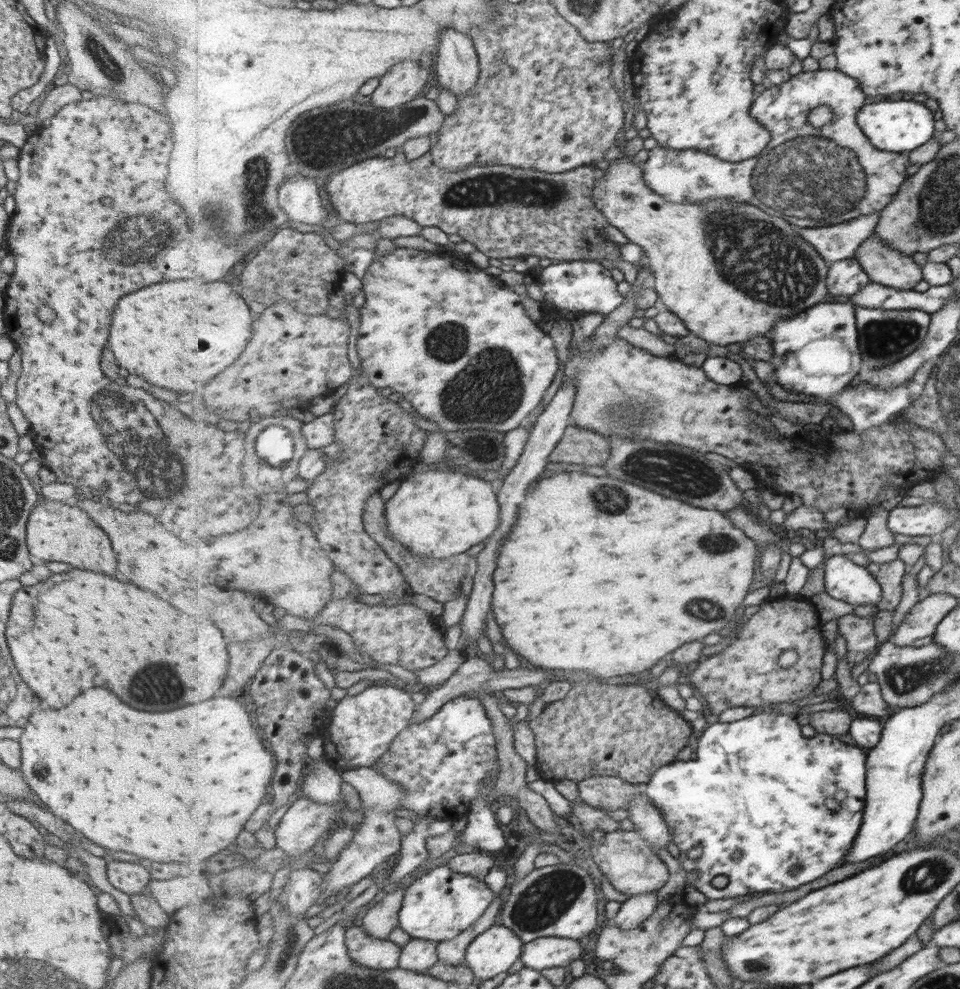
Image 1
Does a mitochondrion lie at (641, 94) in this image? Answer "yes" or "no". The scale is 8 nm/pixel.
no

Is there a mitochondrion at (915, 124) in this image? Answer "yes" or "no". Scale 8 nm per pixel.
no

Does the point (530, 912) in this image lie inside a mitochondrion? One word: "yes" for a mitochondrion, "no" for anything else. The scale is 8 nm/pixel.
yes

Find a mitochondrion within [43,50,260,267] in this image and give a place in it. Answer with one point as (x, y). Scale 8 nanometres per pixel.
(110, 73)

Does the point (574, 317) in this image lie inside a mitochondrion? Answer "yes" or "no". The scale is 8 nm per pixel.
no

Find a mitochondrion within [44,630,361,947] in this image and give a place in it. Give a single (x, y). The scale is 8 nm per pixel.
(157, 683)

